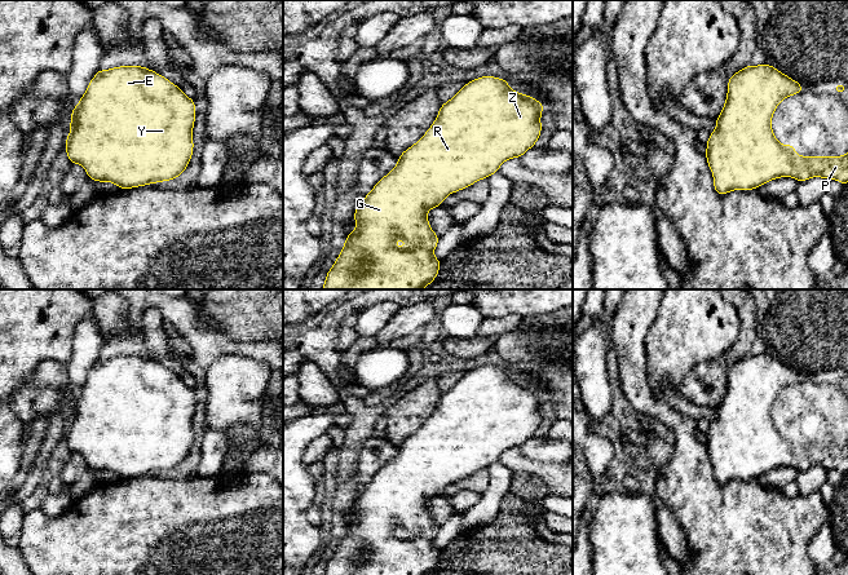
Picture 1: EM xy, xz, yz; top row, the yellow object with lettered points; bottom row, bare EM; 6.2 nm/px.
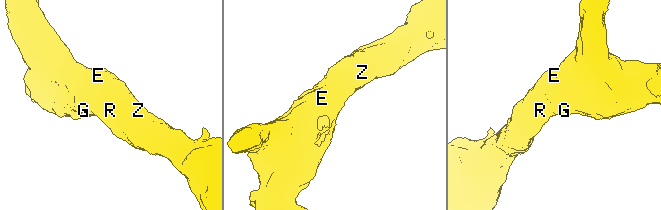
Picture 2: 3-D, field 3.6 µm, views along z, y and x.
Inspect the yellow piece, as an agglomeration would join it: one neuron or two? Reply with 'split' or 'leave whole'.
leave whole

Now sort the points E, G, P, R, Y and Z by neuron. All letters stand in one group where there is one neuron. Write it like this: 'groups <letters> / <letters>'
groups E G P R Y Z

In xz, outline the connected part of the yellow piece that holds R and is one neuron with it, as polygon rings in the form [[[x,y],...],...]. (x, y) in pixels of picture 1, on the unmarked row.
[[[485,364],[471,370],[447,392],[442,393],[434,412],[429,416],[425,424],[398,446],[398,454],[385,464],[365,486],[354,500],[355,519],[346,525],[345,534],[340,540],[334,556],[327,561],[323,575],[429,575],[438,565],[441,549],[436,548],[433,541],[440,531],[440,526],[434,523],[428,512],[428,500],[441,496],[445,487],[452,482],[460,481],[472,476],[474,472],[489,468],[499,460],[499,456],[512,447],[521,447],[529,438],[534,437],[542,424],[540,404],[544,394],[538,389],[514,381],[509,377],[507,368]]]

